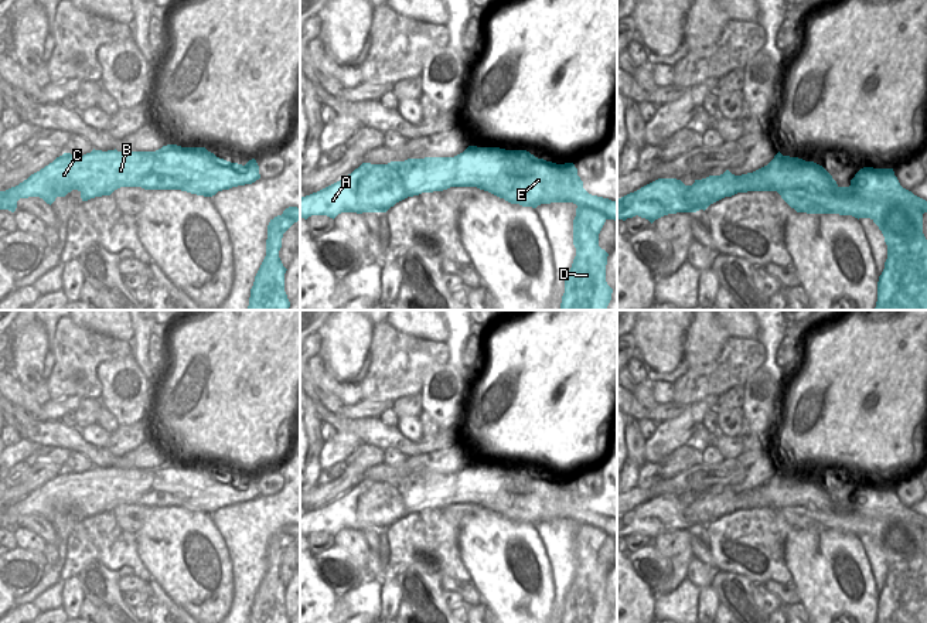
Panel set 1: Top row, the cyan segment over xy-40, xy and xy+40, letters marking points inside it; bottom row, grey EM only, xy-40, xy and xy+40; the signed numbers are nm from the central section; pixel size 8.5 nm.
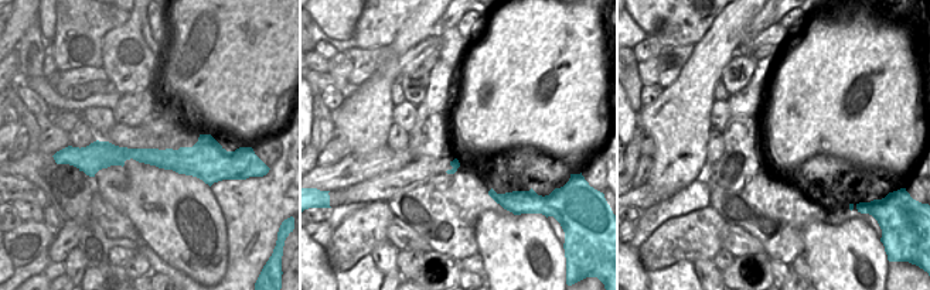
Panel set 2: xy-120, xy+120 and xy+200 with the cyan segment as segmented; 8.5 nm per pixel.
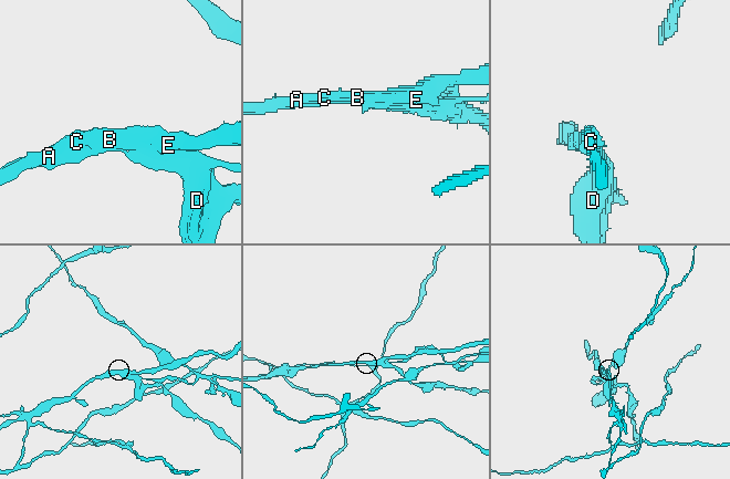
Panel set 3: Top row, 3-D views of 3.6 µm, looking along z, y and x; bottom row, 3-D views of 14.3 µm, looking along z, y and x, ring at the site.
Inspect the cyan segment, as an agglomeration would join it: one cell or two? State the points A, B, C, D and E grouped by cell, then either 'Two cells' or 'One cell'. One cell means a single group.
Groups: A B C E / D. Two cells.

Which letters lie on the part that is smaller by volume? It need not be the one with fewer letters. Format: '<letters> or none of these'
D

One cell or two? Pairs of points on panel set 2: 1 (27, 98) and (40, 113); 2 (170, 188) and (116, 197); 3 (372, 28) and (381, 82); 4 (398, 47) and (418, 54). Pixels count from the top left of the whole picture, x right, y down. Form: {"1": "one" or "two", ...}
{"1": "one", "2": "two", "3": "two", "4": "two"}

